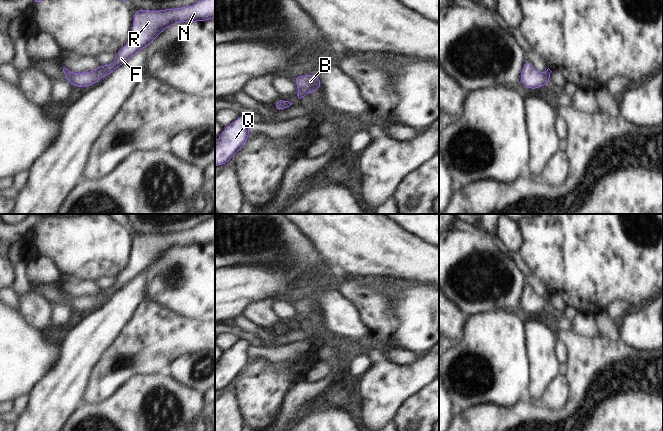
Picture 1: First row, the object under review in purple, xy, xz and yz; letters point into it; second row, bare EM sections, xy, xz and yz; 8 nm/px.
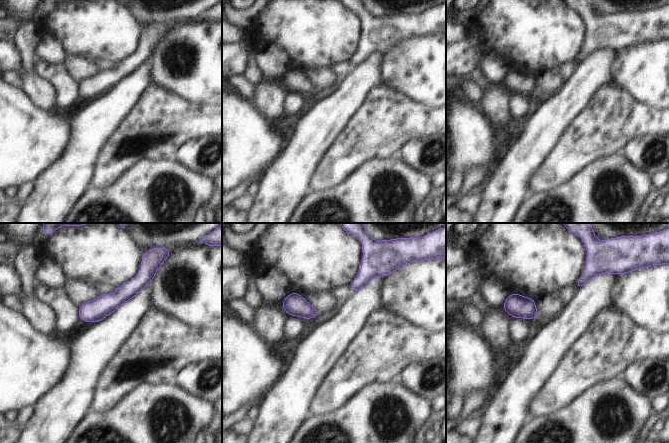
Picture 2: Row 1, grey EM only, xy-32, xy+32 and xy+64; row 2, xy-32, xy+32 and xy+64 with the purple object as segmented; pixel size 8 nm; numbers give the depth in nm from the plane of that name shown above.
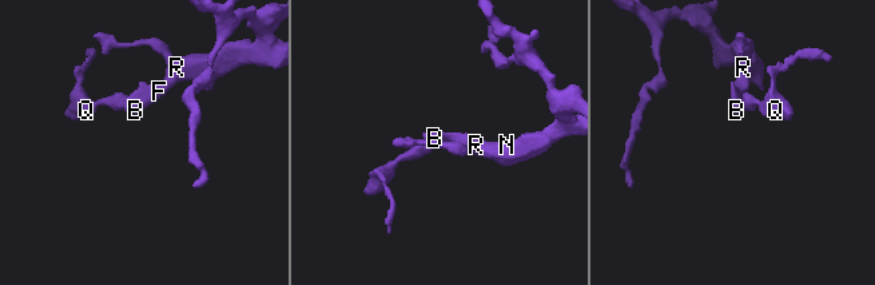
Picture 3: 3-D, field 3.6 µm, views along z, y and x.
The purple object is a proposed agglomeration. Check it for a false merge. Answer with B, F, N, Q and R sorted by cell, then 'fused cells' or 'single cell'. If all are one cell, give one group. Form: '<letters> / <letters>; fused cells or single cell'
B F N Q R; single cell

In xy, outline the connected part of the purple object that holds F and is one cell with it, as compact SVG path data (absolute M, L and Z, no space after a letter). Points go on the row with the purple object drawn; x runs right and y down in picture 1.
M202 0L191 7L162 11L136 10L130 40L116 53L115 61L107 66L99 65L98 70L87 73L74 74L64 67L66 80L77 87L92 86L147 47L168 26L176 22L207 21L210 18L215 18L215 0Z

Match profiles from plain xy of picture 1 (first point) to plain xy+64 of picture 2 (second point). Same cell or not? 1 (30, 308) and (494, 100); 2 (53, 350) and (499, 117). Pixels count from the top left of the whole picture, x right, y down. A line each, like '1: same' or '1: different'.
1: same
2: different

